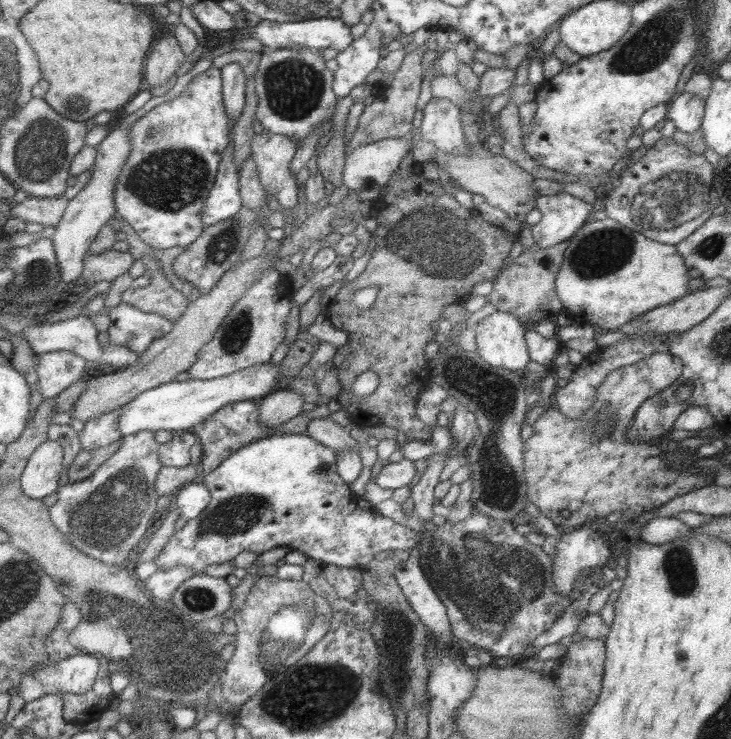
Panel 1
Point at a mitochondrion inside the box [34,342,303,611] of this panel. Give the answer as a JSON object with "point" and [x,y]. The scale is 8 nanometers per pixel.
{"point":[106,520]}

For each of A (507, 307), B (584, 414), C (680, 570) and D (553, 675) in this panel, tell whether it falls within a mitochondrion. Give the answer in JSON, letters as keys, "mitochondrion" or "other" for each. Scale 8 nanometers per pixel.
{"A":"other","B":"other","C":"mitochondrion","D":"other"}

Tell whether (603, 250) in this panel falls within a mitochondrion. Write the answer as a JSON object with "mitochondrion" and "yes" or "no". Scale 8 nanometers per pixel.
{"mitochondrion":"yes"}

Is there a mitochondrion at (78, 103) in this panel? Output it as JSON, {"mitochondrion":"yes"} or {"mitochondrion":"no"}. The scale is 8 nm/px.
{"mitochondrion":"yes"}

